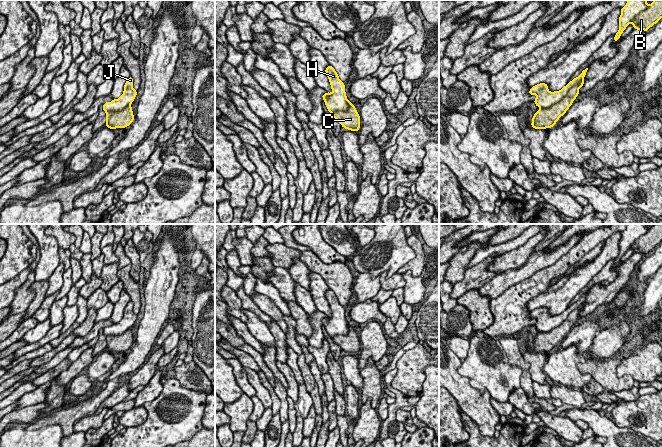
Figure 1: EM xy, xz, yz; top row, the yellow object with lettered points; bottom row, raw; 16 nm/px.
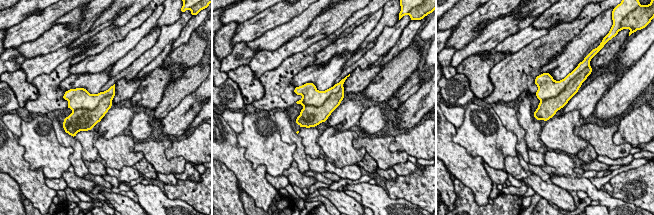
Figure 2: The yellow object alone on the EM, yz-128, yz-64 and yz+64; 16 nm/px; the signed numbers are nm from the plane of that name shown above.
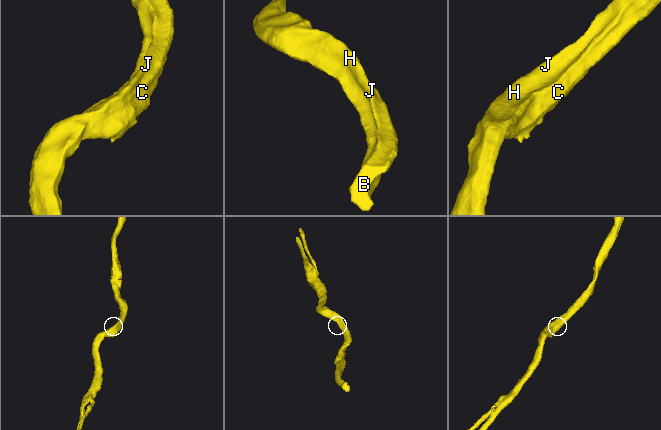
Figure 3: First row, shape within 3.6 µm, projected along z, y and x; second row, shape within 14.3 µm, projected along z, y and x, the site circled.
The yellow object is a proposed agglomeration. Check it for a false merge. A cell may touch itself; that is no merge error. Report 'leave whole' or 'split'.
split

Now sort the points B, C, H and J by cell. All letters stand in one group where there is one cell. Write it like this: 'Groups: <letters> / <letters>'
Groups: B C / H J

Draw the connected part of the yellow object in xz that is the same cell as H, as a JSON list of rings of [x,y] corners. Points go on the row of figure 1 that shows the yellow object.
[[[331,65],[325,69],[325,72],[332,89],[331,93],[326,92],[322,95],[328,111],[331,114],[337,111],[346,111],[349,101],[346,96],[344,83],[339,79],[337,72]]]

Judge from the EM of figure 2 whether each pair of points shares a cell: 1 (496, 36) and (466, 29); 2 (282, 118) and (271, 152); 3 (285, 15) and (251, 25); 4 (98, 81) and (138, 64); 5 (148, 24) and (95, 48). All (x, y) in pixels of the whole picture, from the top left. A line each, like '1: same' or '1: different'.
1: different
2: different
3: same
4: different
5: different

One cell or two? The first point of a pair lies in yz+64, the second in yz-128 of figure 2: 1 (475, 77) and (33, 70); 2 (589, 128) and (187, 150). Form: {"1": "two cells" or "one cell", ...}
{"1": "two cells", "2": "two cells"}

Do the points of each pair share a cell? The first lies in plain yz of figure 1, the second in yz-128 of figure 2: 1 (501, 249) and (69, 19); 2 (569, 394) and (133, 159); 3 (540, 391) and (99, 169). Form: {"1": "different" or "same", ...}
{"1": "different", "2": "different", "3": "same"}

